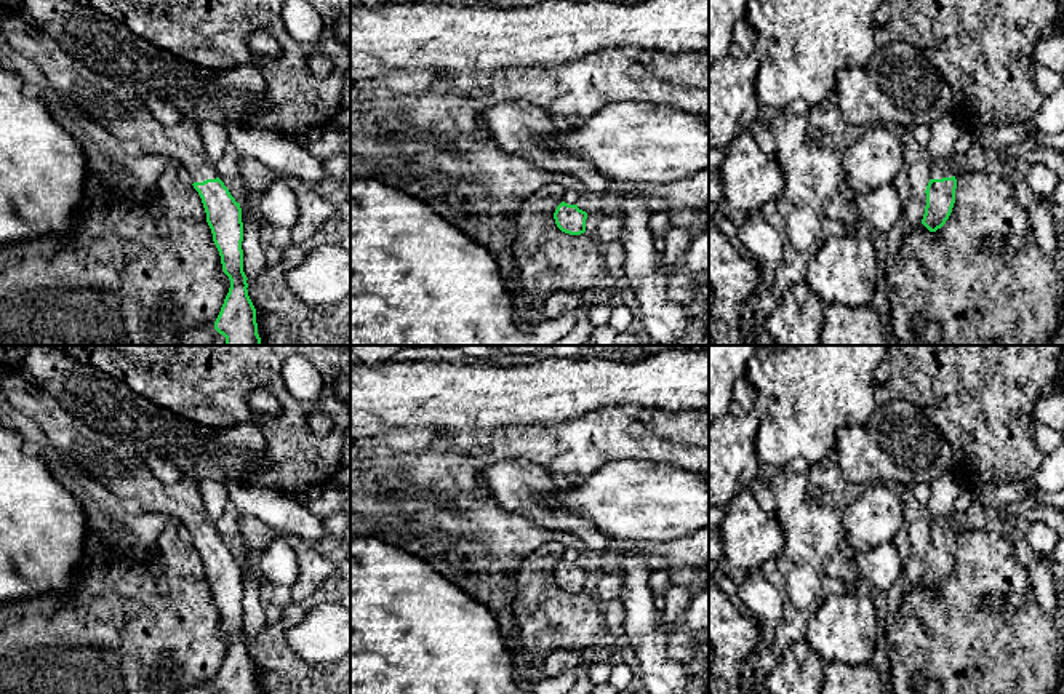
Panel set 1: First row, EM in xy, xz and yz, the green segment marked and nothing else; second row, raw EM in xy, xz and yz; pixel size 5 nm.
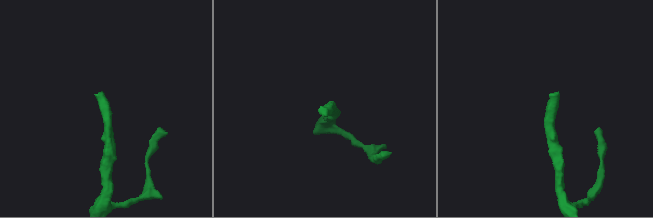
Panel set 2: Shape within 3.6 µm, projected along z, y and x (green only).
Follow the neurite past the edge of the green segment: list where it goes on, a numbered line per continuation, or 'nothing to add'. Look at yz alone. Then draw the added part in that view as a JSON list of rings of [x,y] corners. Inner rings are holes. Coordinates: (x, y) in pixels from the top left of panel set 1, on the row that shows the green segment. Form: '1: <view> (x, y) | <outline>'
1: yz (946, 167) | [[[944,157],[938,160],[930,160],[930,179],[942,179],[955,176],[958,170],[958,162],[955,157]]]

